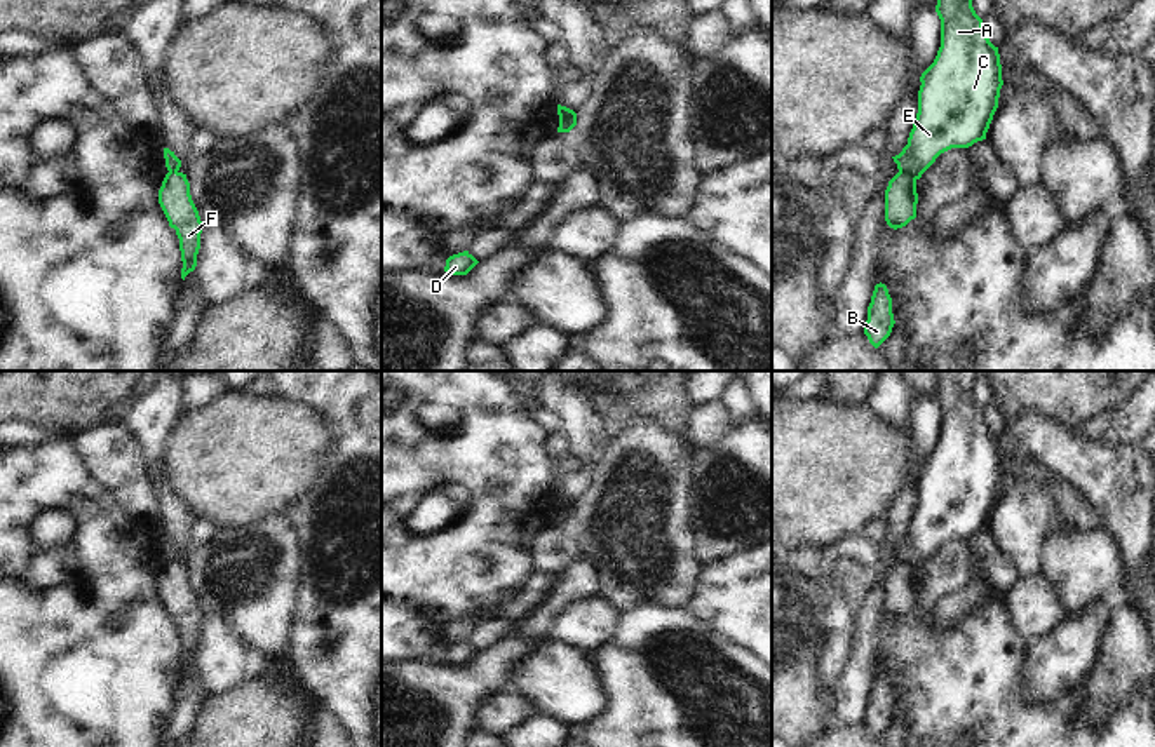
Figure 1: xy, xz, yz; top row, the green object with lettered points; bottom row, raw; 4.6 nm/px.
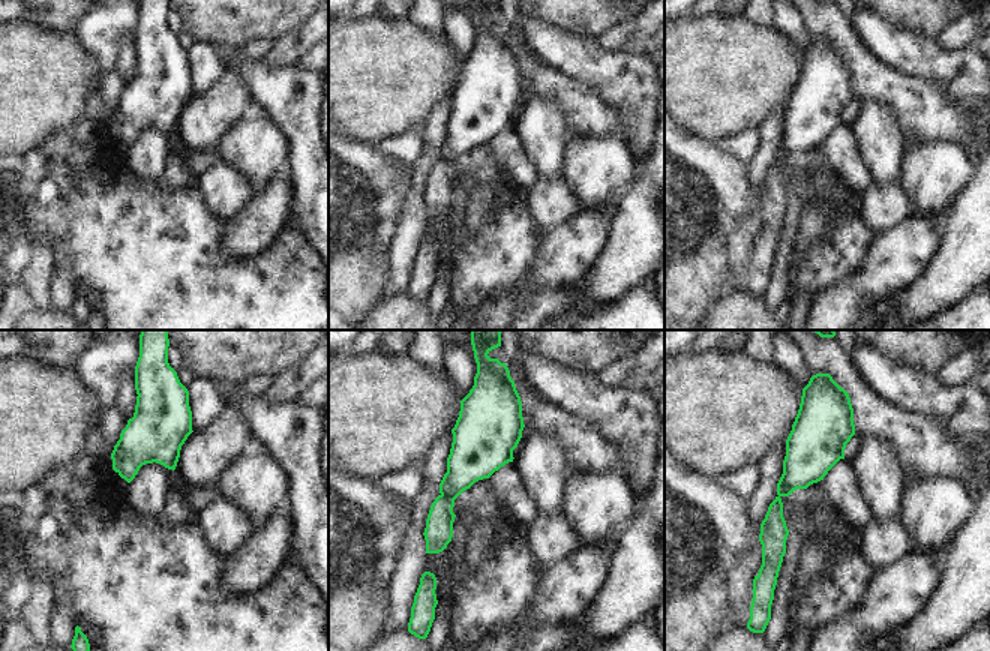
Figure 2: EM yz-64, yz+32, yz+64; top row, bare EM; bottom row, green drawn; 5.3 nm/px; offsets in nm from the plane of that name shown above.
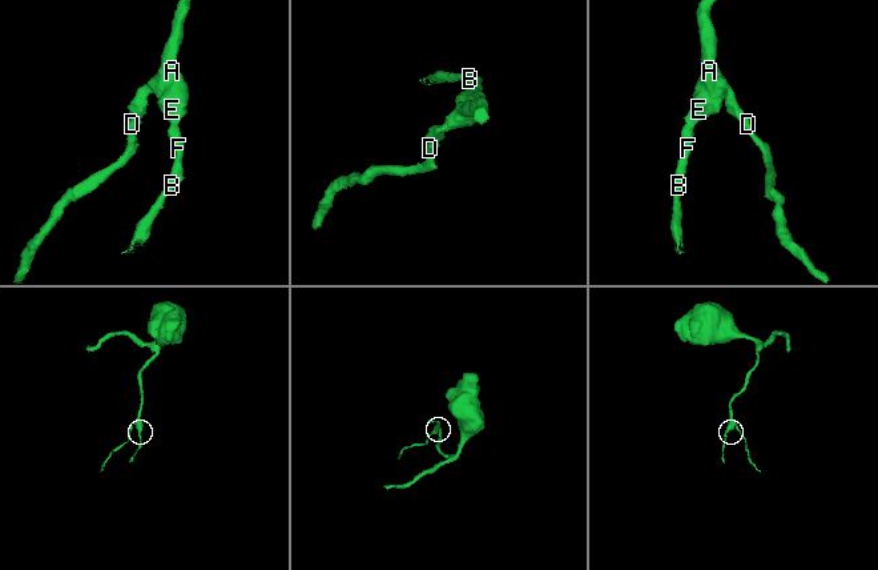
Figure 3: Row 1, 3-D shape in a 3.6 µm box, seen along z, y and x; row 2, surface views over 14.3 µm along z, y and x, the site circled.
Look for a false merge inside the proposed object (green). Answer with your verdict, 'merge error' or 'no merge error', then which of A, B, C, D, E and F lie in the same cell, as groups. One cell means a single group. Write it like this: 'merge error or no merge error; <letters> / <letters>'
merge error; A C D E / B F

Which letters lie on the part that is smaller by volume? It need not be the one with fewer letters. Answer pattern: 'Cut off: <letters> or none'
Cut off: B, F

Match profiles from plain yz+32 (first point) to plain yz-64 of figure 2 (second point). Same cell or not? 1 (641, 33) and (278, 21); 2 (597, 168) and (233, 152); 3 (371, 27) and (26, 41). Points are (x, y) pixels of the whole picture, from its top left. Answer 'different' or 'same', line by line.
1: different
2: same
3: same

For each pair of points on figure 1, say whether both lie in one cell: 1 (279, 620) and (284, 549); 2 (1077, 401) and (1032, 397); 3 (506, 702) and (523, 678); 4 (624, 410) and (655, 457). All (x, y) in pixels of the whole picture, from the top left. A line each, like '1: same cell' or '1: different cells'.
1: same cell
2: same cell
3: different cells
4: different cells

